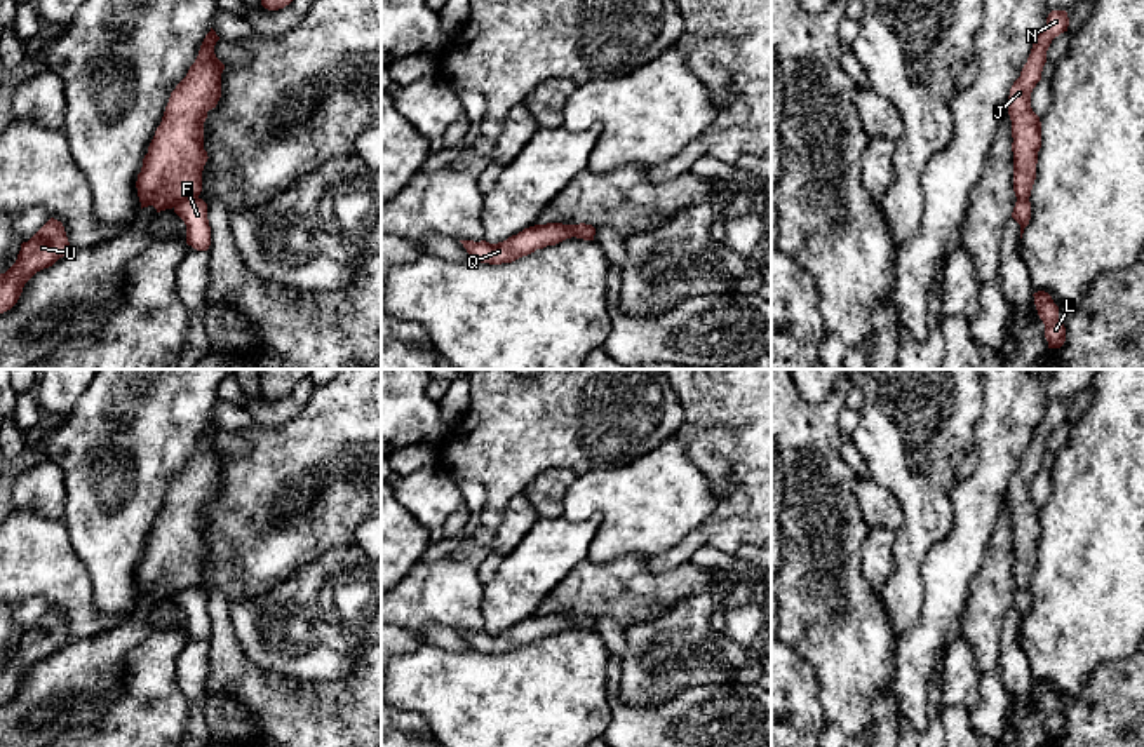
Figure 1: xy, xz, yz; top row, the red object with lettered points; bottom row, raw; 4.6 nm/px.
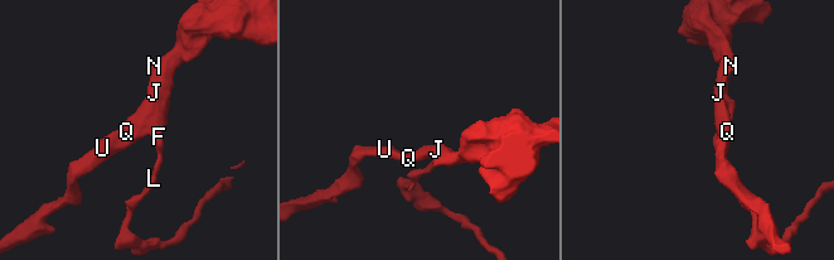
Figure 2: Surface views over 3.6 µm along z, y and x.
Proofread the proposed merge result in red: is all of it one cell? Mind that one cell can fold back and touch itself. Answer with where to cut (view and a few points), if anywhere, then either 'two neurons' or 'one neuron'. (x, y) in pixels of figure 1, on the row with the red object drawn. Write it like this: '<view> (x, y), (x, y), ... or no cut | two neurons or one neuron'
xy (197, 195), (181, 201), (174, 208) | two neurons

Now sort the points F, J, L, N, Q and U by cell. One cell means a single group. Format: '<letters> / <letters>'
F L / J N Q U

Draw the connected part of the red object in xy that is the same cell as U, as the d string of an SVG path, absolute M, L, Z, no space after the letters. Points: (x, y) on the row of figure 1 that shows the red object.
M50 218L28 242L21 244L16 263L0 273L0 313L17 303L24 284L37 272L52 266L70 251L63 223Z

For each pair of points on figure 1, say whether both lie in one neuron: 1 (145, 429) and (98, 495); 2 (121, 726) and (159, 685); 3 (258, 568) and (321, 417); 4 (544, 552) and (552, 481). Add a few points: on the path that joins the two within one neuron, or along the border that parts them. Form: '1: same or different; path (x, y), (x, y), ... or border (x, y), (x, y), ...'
1: same; path (129, 444), (119, 455), (119, 471), (114, 479)
2: same; path (131, 716), (152, 695)
3: same; path (256, 530), (263, 523), (270, 493), (305, 455)
4: different; border (561, 514), (540, 518)

